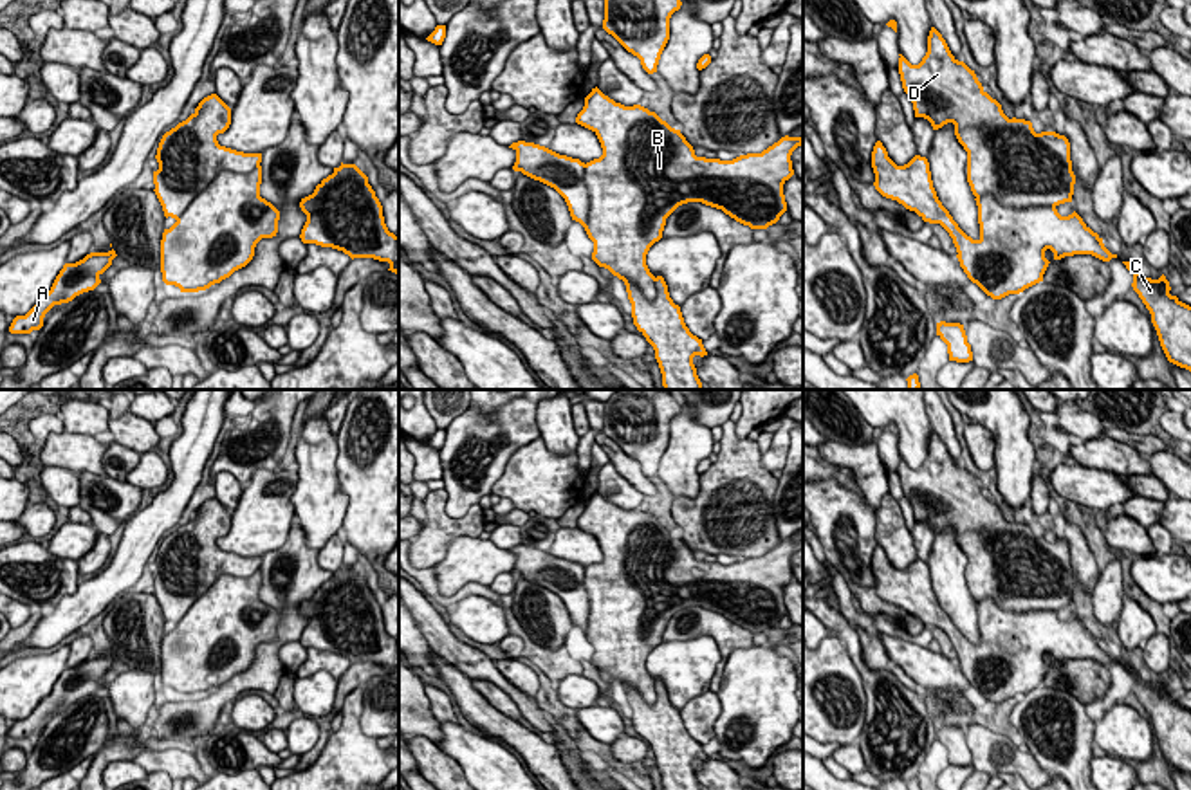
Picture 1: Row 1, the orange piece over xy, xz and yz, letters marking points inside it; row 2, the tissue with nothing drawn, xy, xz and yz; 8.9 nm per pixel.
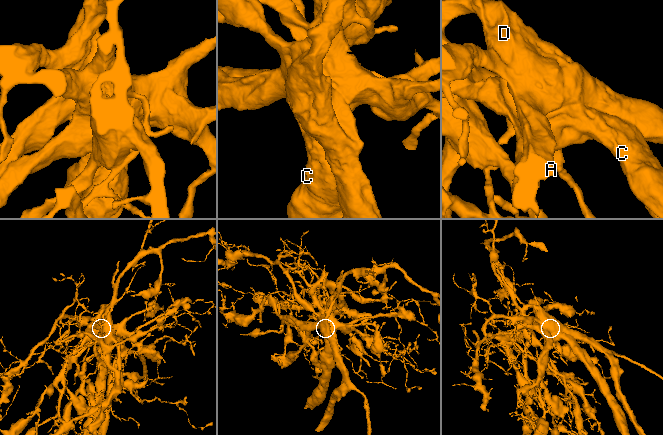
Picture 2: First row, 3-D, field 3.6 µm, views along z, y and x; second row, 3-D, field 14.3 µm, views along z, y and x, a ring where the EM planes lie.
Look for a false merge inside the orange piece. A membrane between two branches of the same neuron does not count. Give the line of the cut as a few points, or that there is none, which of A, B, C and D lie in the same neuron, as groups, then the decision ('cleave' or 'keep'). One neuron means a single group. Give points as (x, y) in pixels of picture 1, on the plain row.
cut xy (258, 569), (248, 576), (222, 574), (175, 623); groups A D / B C; cleave

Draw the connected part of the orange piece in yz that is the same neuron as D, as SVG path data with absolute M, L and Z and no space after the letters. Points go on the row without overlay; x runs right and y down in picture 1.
M935 431L929 435L928 456L919 469L899 460L902 492L913 507L915 521L928 523L933 534L955 528L955 539L967 556L967 586L976 602L991 597L1002 610L1016 613L1072 606L1076 579L1065 539L1036 537L1030 525L1009 523L1002 509L983 494L974 474L951 458Z

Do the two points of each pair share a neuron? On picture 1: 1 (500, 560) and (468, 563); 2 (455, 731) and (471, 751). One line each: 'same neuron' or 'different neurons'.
1: same neuron
2: same neuron

